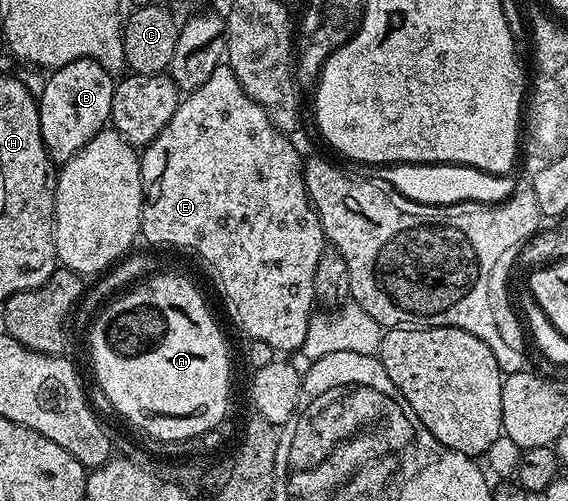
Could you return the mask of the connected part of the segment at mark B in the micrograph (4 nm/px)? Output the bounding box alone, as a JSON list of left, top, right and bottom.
[39,59,114,164]

